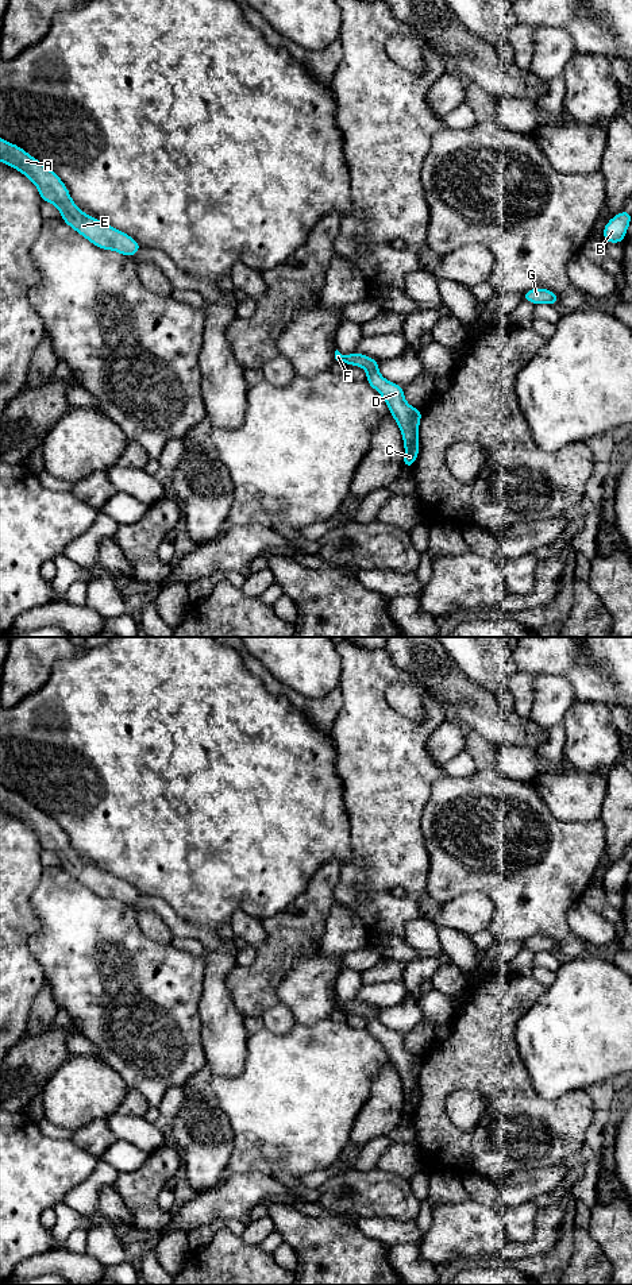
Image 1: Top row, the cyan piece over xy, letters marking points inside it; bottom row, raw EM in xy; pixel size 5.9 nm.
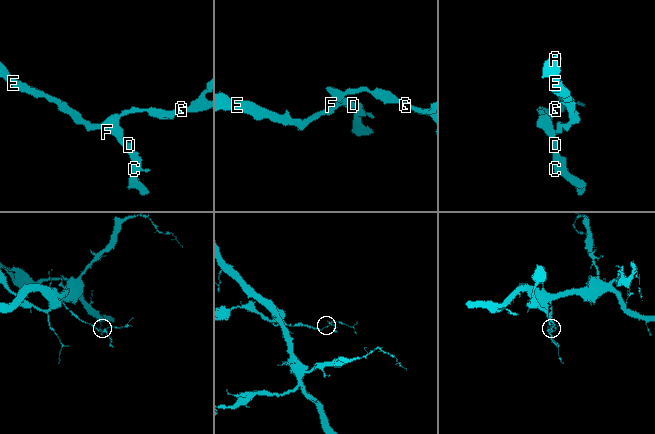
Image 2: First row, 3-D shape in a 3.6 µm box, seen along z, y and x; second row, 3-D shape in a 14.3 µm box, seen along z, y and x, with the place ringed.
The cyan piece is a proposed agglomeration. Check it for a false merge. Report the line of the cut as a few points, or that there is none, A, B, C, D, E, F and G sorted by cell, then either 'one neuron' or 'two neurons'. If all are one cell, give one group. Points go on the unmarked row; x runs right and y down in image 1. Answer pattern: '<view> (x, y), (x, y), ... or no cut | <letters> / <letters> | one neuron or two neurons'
no cut | A B C D E F G | one neuron

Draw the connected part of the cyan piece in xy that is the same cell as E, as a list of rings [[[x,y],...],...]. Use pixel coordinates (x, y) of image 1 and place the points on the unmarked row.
[[[0,786],[0,809],[31,827],[42,849],[55,853],[61,867],[96,895],[116,899],[128,906],[143,896],[130,883],[84,861],[72,848],[66,833],[50,815],[3,786]]]

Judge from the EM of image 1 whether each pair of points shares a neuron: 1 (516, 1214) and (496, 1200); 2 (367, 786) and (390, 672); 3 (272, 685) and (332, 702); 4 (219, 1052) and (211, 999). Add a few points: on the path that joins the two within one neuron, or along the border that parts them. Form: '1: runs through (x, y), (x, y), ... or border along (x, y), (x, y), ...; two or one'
1: runs through (511, 1214), (501, 1206); one
2: runs through (367, 757), (367, 701); one
3: runs through (286, 693), (304, 705), (318, 705); one
4: runs through (219, 1038), (218, 1013); one

